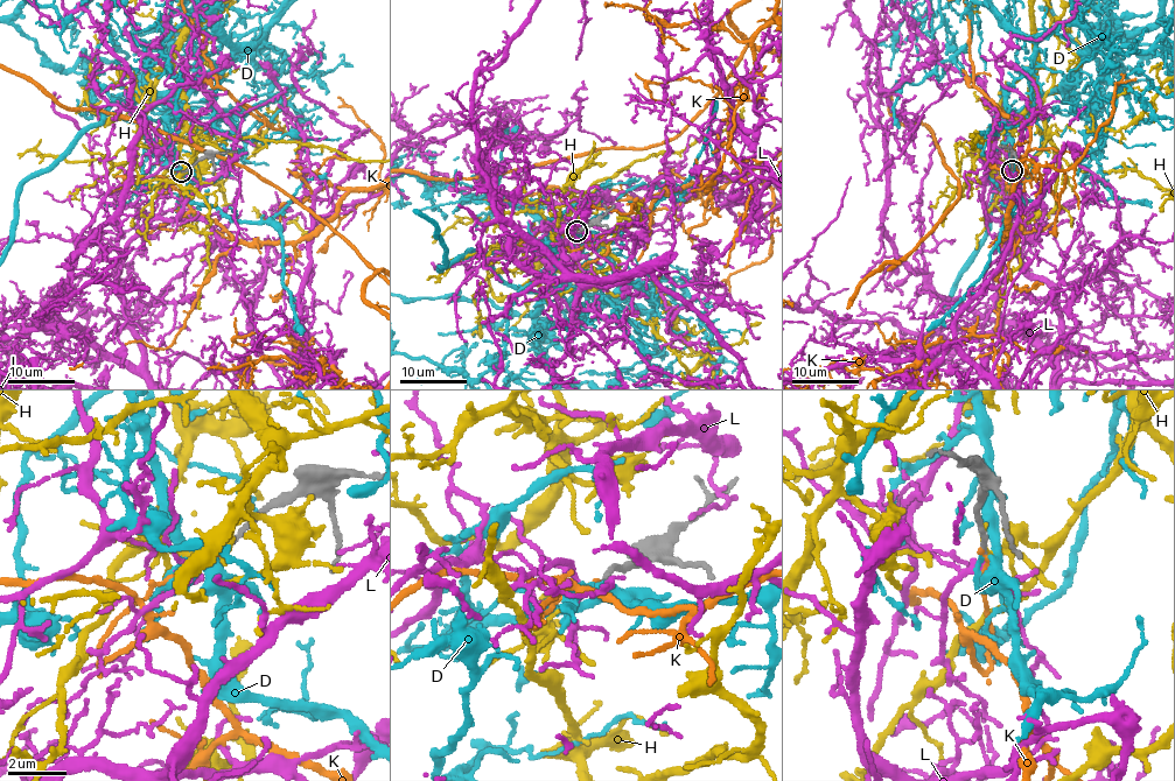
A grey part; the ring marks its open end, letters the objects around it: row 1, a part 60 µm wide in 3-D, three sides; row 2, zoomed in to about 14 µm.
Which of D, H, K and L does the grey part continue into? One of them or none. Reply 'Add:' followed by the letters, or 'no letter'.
Add: no letter

